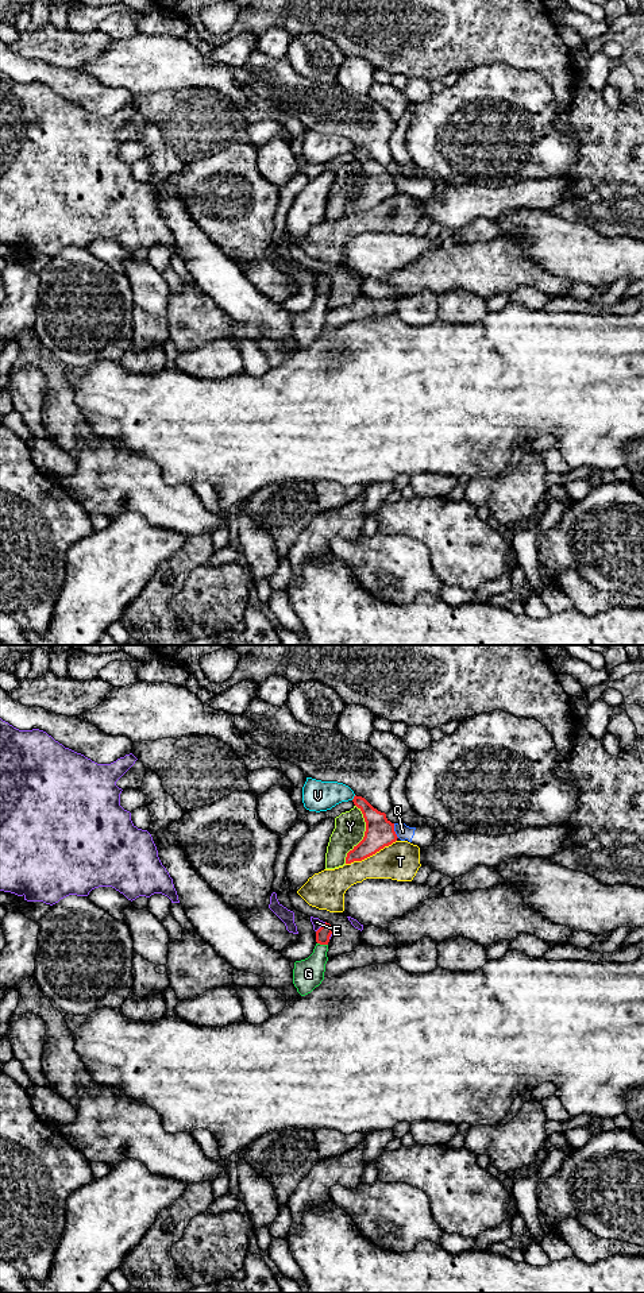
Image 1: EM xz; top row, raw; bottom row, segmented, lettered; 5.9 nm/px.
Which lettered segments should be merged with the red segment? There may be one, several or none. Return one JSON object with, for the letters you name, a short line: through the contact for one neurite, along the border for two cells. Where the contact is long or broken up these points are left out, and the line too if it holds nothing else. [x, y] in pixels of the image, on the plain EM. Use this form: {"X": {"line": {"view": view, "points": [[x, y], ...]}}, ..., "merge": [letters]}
{"G": {"line": {"view": "xz", "points": [[323, 286], [323, 296], [319, 311], [308, 325]]}}, "merge": ["G"]}

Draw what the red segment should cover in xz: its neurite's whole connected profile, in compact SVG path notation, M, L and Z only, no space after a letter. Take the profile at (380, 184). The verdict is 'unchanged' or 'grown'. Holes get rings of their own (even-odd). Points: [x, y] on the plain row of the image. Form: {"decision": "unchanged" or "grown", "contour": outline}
{"decision": "unchanged", "contour": "M355 147L352 154L363 166L366 184L363 192L347 205L346 216L362 213L375 207L385 198L392 197L398 190L394 184L394 175L386 170L385 165L374 161L362 148Z"}

